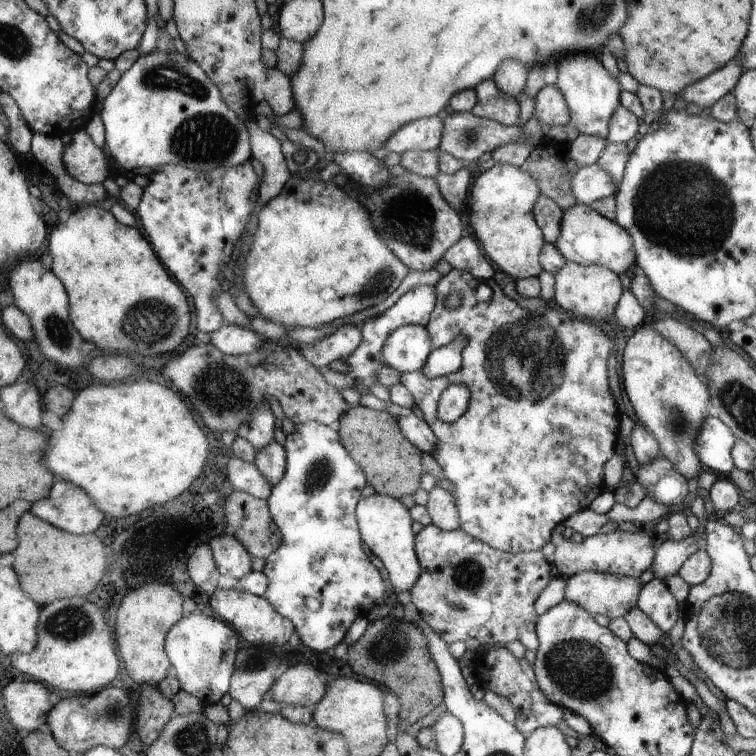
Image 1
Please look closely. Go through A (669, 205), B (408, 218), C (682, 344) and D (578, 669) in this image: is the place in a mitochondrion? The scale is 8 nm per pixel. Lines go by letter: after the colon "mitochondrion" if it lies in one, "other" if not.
A: mitochondrion
B: mitochondrion
C: other
D: mitochondrion

